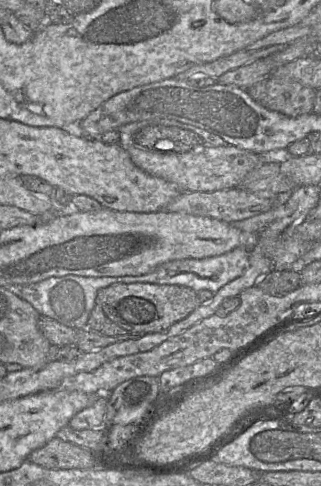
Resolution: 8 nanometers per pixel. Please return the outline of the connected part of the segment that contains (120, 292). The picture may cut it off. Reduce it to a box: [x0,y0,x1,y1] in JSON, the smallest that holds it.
[87,283,200,335]

